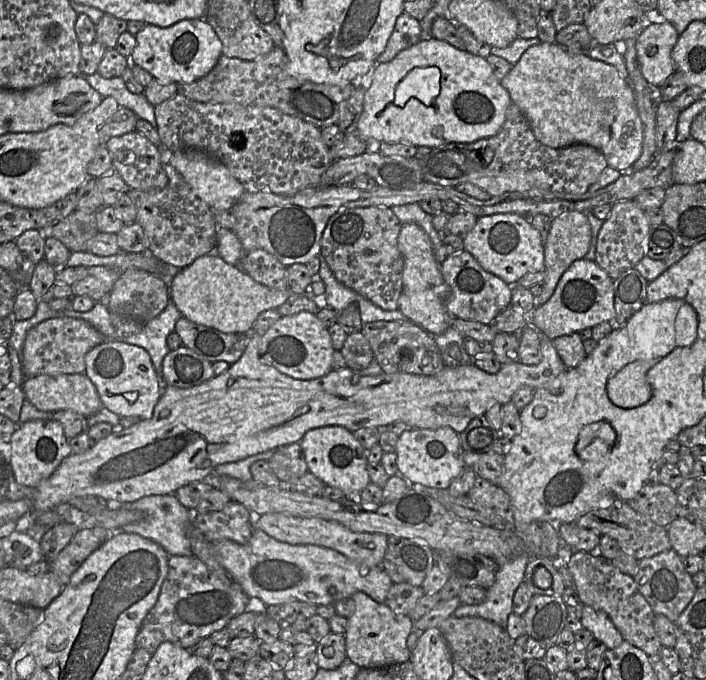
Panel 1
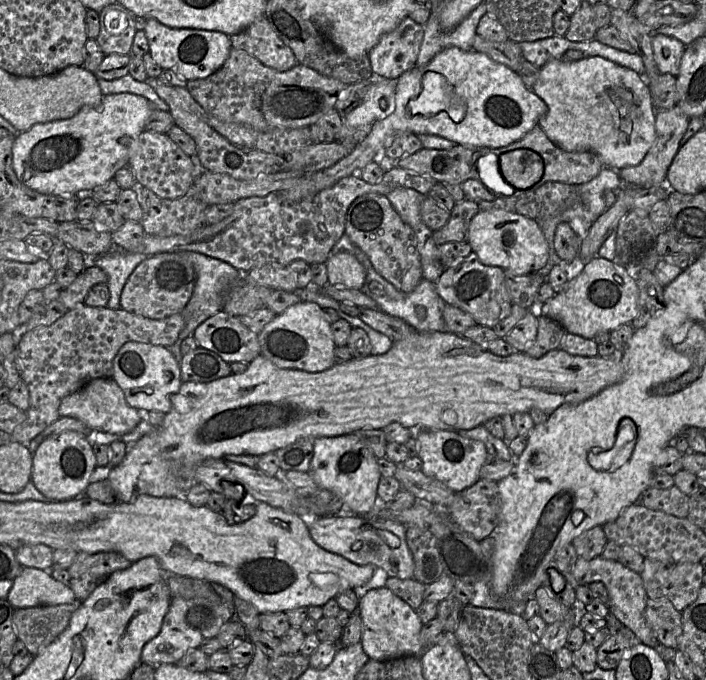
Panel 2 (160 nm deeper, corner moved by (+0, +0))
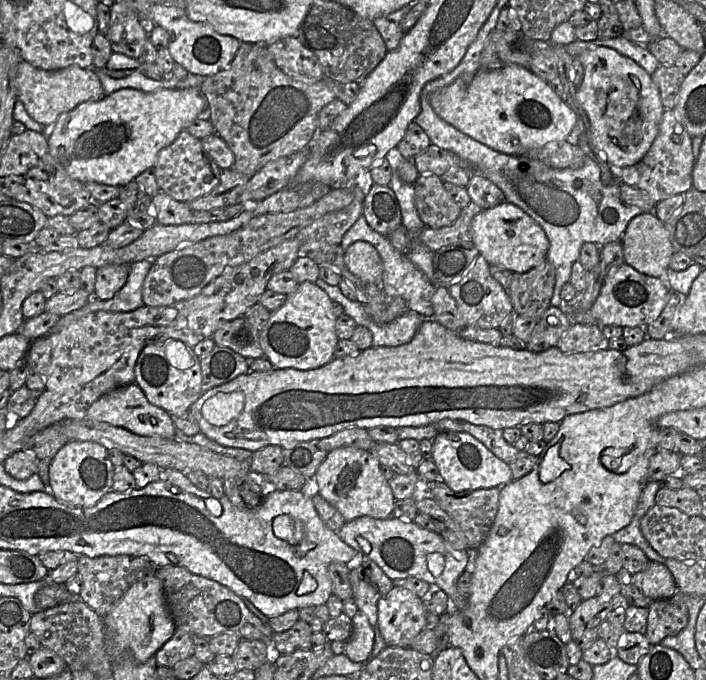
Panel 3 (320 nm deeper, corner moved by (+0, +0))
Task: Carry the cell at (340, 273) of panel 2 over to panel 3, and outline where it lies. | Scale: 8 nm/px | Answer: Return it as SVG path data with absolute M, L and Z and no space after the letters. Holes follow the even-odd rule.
M363 241L354 242L345 250L344 261L353 275L378 286L382 291L383 261L371 244Z

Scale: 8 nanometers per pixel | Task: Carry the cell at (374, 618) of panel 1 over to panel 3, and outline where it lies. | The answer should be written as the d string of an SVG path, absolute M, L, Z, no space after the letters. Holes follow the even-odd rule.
M394 586L379 599L377 609L378 628L388 647L409 647L411 640L425 629L426 609L423 600L407 589Z

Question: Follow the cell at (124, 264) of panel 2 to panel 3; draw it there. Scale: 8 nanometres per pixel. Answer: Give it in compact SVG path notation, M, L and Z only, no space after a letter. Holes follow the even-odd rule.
M141 260L130 264L127 282L112 299L92 298L84 307L61 316L47 334L57 333L69 324L95 311L130 312L143 306L142 286L152 261Z

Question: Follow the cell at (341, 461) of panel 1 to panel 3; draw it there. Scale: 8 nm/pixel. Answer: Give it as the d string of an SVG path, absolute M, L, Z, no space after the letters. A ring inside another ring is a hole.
M343 447L330 451L313 477L319 494L343 516L345 521L368 516L375 519L393 517L395 498L380 469L380 462L369 451Z

